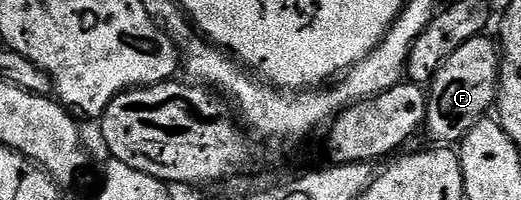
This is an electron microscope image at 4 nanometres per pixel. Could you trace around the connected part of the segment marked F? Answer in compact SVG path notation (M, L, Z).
M481 34L462 42L450 58L440 67L427 89L428 117L426 132L444 146L452 146L464 136L478 121L485 119L493 111L496 91L500 89L500 49L495 39L487 40Z

